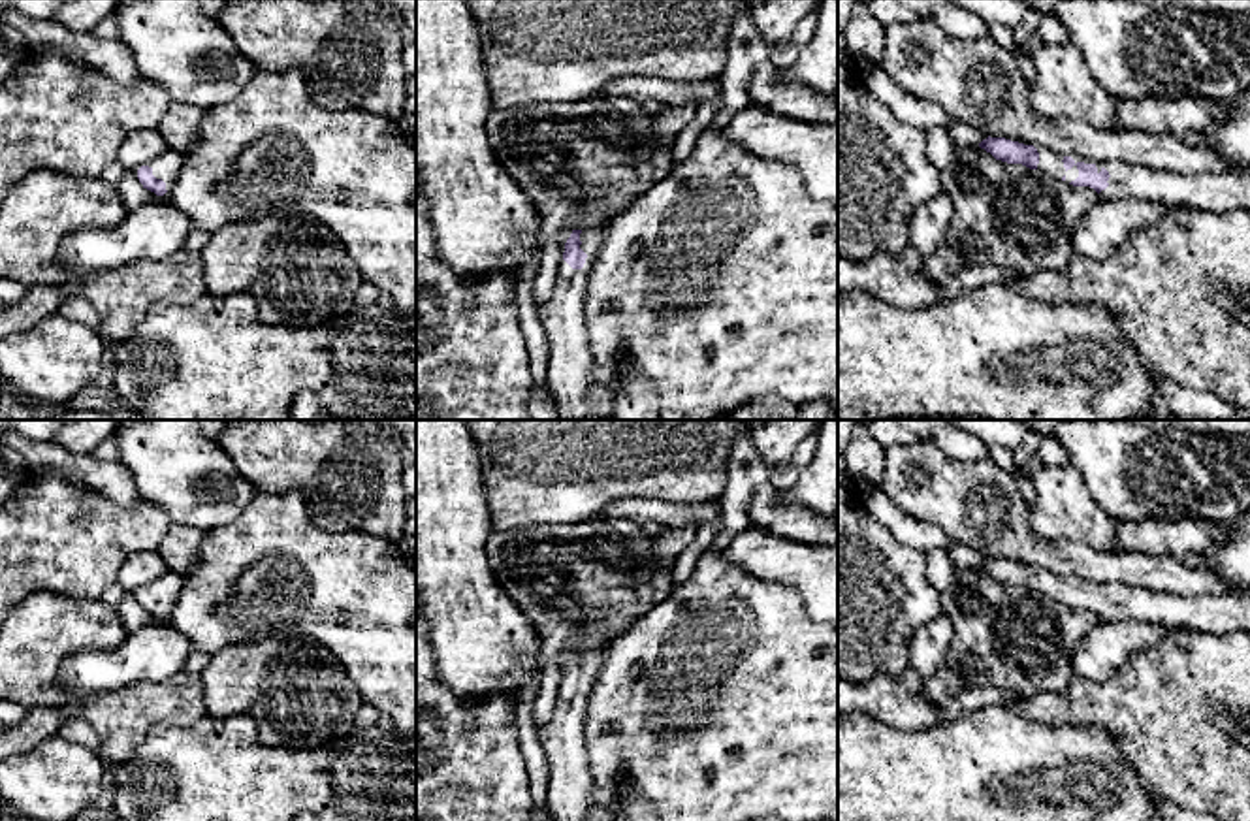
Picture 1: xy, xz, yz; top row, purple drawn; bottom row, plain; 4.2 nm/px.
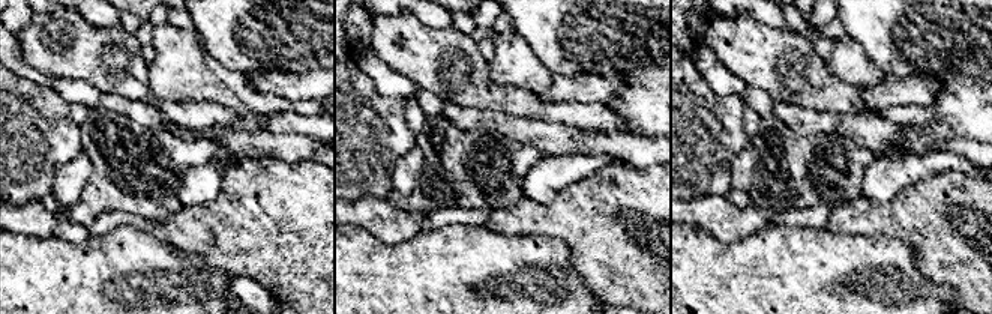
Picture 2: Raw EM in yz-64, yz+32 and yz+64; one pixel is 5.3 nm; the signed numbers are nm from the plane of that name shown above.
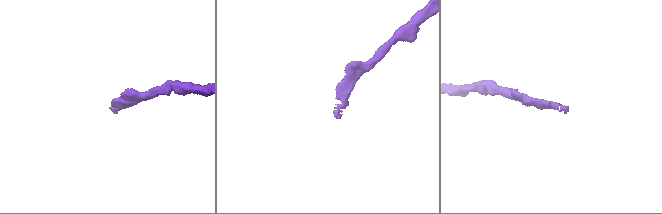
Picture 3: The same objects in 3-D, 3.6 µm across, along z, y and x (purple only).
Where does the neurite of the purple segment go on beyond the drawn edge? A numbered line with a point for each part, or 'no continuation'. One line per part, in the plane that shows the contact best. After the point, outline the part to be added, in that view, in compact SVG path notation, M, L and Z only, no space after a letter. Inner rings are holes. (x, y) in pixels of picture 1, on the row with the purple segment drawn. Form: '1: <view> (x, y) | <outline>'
1: yz (1230, 191) | M1071 158L1075 164L1094 164L1098 173L1103 168L1109 171L1109 186L1099 192L1101 201L1152 201L1214 215L1237 209L1250 211L1250 171L1182 175L1122 160Z

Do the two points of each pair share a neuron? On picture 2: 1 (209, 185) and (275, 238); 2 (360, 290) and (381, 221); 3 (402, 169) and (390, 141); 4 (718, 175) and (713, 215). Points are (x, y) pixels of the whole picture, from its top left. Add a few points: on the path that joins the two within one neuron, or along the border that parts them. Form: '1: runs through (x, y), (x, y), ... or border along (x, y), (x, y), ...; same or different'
1: border along (230, 160), (219, 194), (209, 203), (186, 208); different
2: border along (350, 224), (389, 244), (404, 242), (413, 236); different
3: border along (416, 144), (398, 160), (392, 188); different
4: border along (724, 194), (704, 194), (686, 202); different

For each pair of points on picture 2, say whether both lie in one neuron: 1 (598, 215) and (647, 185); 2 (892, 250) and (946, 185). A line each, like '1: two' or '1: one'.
1: one
2: two

